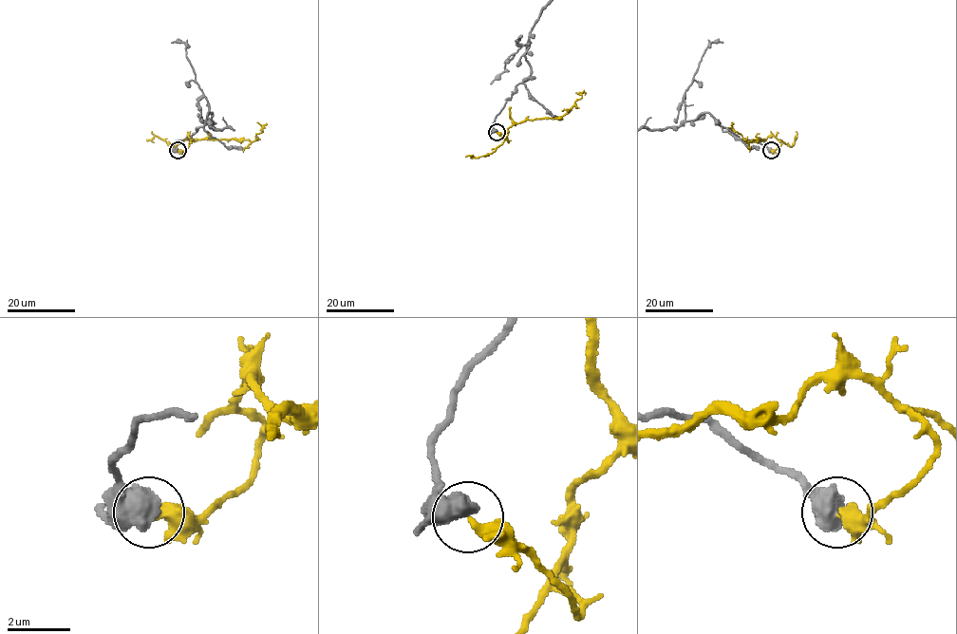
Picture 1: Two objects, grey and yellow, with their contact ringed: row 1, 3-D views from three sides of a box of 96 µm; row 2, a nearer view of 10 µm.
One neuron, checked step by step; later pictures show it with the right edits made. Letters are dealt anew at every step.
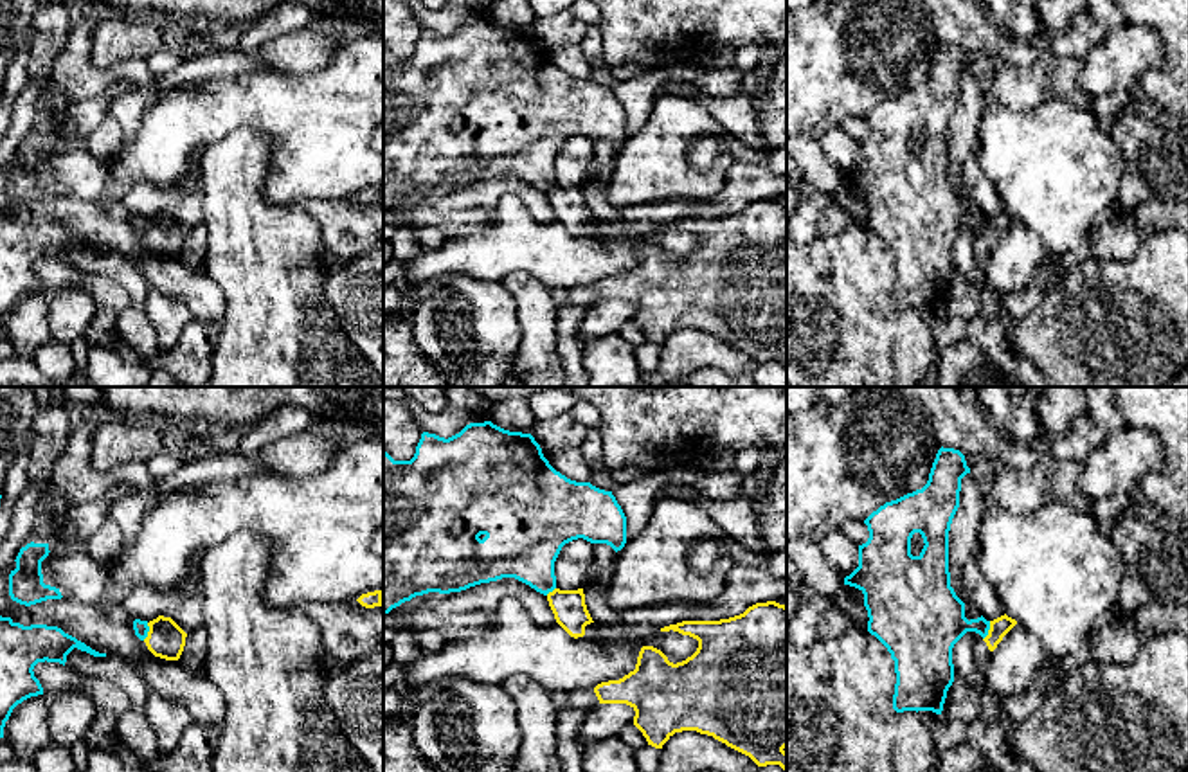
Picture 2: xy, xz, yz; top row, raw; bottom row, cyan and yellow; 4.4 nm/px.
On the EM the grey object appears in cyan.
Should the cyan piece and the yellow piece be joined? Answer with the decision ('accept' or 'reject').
reject

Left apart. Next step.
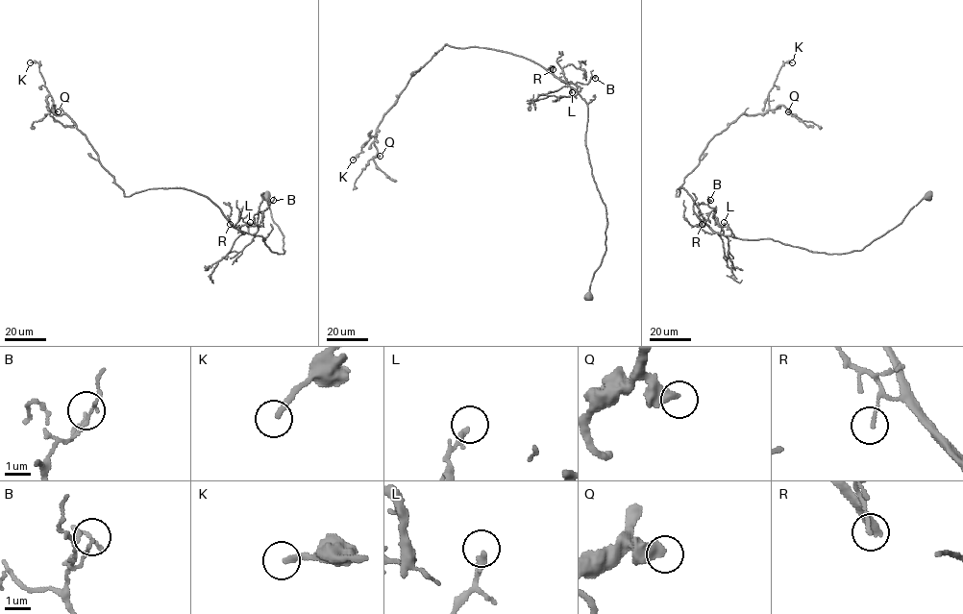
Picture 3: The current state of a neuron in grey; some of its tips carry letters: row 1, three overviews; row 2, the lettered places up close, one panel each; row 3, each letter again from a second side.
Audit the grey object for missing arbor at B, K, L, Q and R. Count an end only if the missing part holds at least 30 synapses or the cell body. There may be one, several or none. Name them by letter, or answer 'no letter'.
no letter

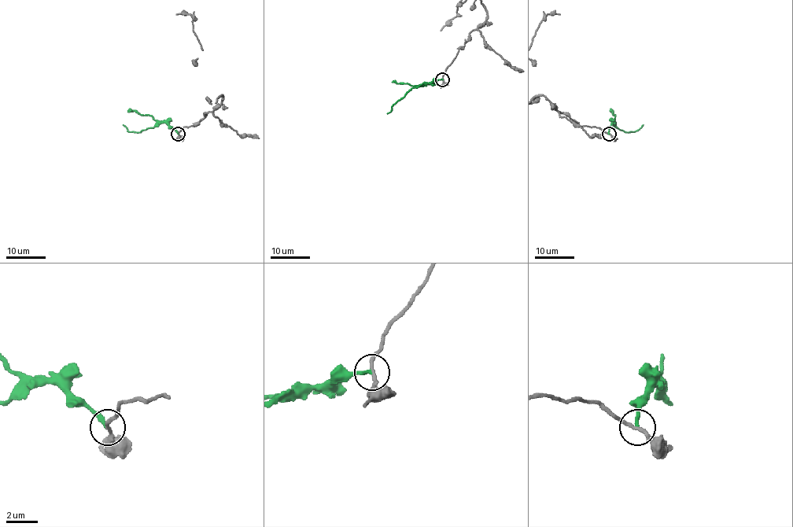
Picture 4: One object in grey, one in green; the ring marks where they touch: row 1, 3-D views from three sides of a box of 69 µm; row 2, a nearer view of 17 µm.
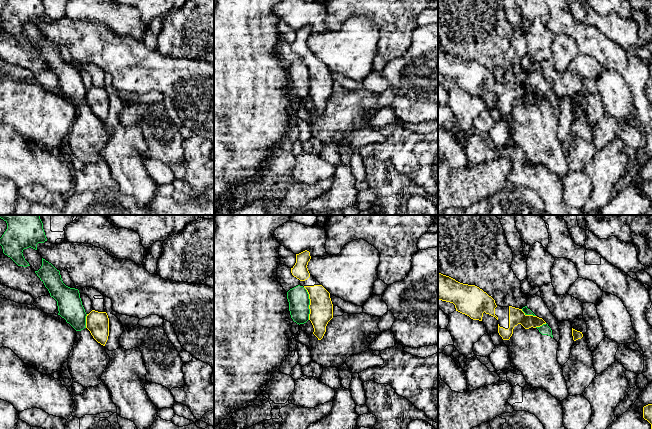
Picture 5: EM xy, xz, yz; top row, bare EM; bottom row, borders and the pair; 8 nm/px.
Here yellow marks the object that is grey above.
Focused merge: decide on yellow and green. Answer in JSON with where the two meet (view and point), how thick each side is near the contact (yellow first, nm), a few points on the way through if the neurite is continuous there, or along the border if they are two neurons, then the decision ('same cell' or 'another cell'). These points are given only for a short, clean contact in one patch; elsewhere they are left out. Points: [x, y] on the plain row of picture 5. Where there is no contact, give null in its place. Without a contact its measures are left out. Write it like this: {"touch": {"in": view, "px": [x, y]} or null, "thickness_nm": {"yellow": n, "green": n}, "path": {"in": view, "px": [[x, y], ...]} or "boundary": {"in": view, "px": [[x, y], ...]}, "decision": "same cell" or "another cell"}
{"touch": {"in": "xz", "px": [310, 79]}, "thickness_nm": {"yellow": 190, "green": 170}, "boundary": {"in": "xz", "px": [[303, 63], [309, 75], [309, 95]]}, "decision": "another cell"}

